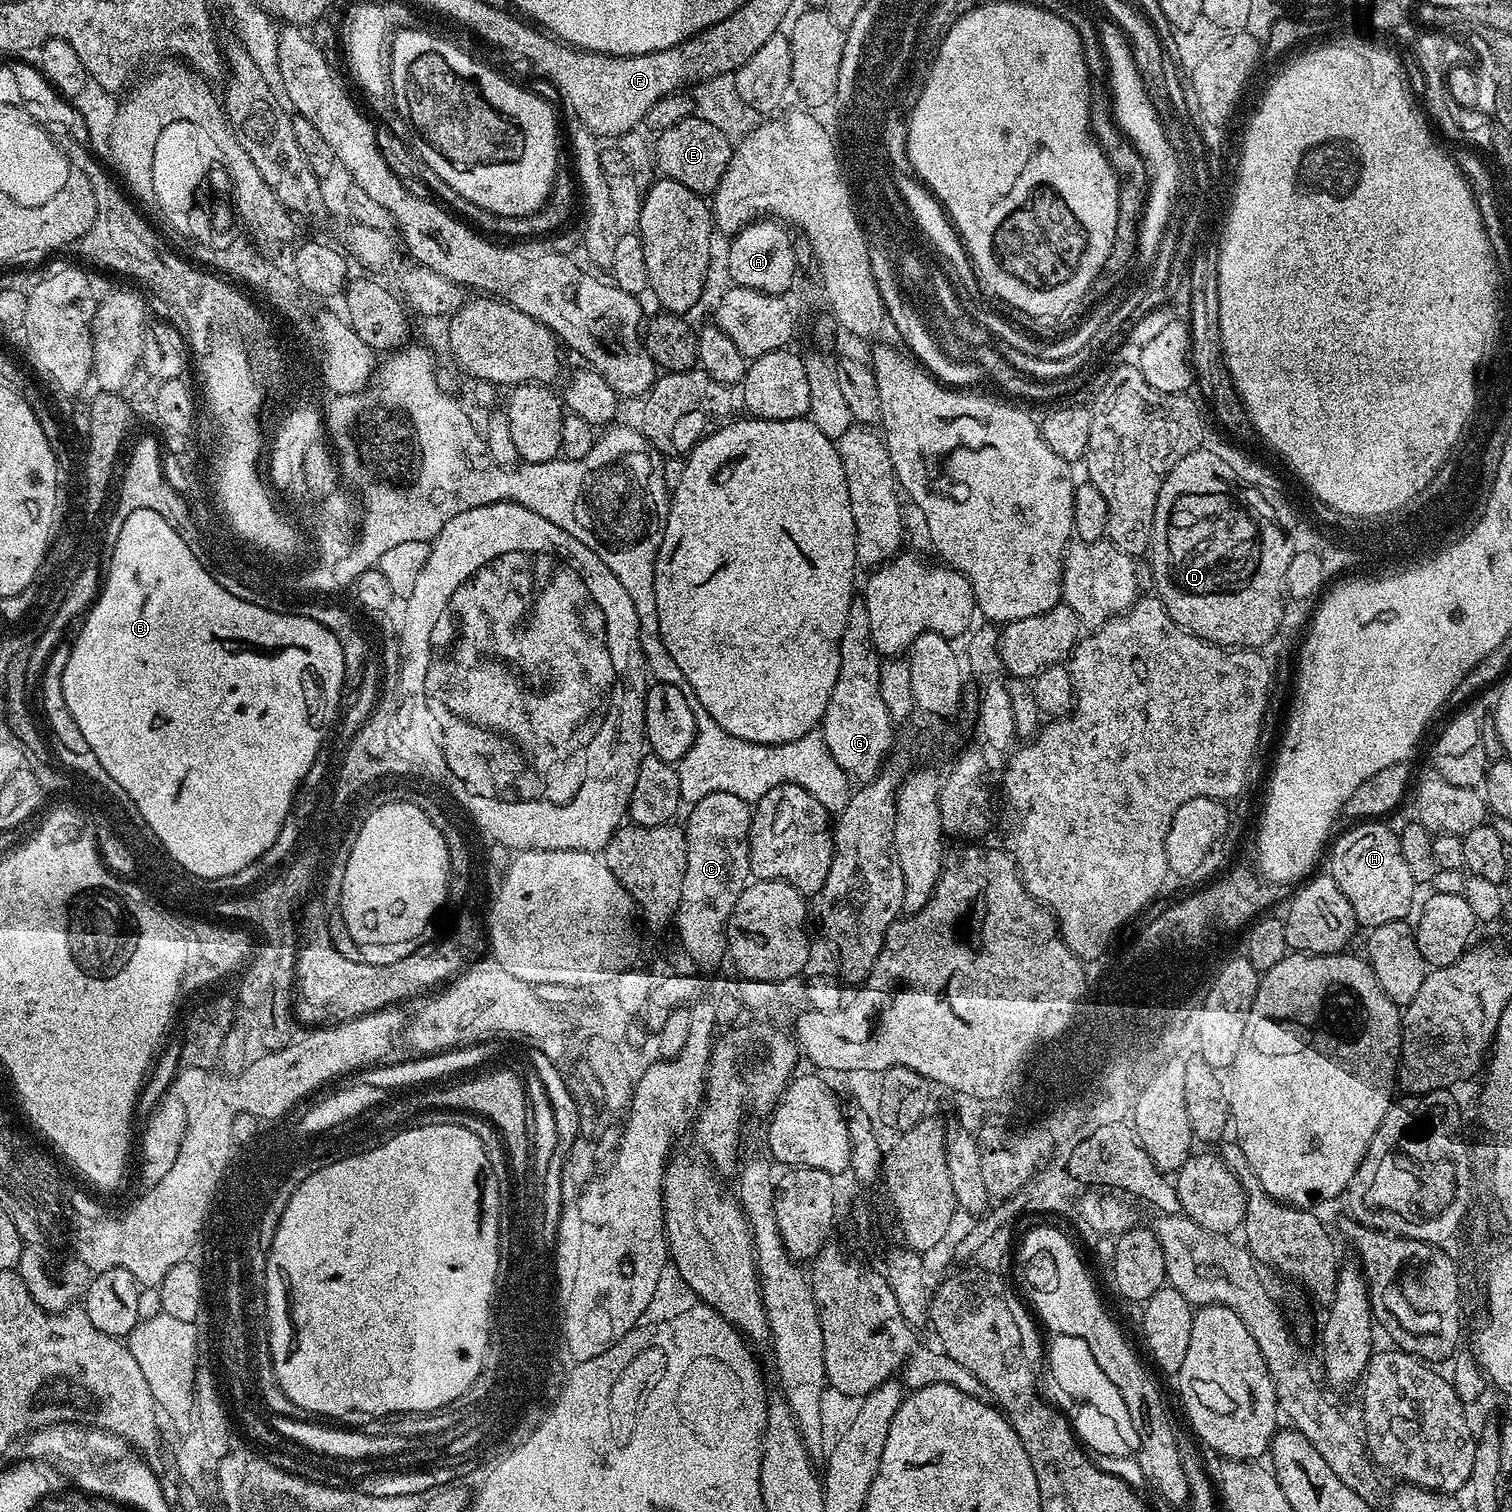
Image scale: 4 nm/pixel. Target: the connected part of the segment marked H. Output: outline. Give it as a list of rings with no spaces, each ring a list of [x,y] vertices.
[[[1360,822],[1349,832],[1344,832],[1331,845],[1332,848],[1332,869],[1330,875],[1332,881],[1346,894],[1346,902],[1350,902],[1350,910],[1354,910],[1354,918],[1361,929],[1371,930],[1382,926],[1386,922],[1395,920],[1408,920],[1408,911],[1412,908],[1412,899],[1418,892],[1418,886],[1414,878],[1410,878],[1410,869],[1406,867],[1406,861],[1402,859],[1402,846],[1399,835],[1391,832],[1384,822]]]

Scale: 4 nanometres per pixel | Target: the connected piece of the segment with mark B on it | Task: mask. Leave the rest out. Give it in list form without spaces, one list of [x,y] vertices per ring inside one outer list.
[[[139,512],[126,521],[124,533],[111,541],[112,557],[109,560],[107,557],[102,587],[83,617],[84,625],[76,640],[71,641],[70,658],[66,670],[62,670],[62,690],[66,706],[70,706],[74,722],[78,722],[78,730],[86,737],[88,750],[98,758],[110,778],[130,794],[146,822],[150,822],[152,828],[160,832],[164,844],[172,848],[172,856],[176,856],[180,864],[188,864],[192,872],[200,872],[200,876],[224,876],[224,872],[248,864],[256,852],[264,852],[264,848],[272,844],[276,828],[280,828],[287,817],[290,797],[304,783],[305,773],[324,748],[324,739],[332,728],[332,719],[340,704],[340,691],[344,688],[346,659],[338,638],[334,638],[326,626],[304,616],[263,609],[228,593],[204,568],[191,547],[182,547],[180,539],[172,537],[171,529],[150,513]]]

